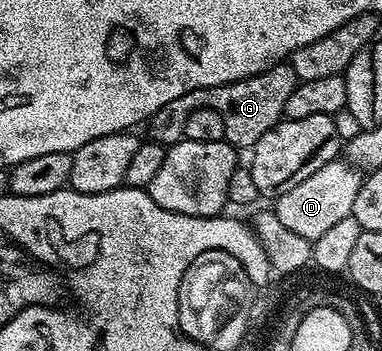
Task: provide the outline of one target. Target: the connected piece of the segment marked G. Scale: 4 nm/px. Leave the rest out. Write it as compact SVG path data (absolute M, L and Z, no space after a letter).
M278 64L270 70L259 72L250 78L244 78L238 82L229 82L225 86L208 86L187 92L171 104L163 104L159 112L153 115L147 123L148 137L154 142L175 143L185 138L184 129L187 120L196 109L204 106L215 109L221 113L226 122L226 134L224 141L234 148L253 147L267 131L275 128L277 123L285 118L285 105L295 92L299 79L295 76L292 65Z

